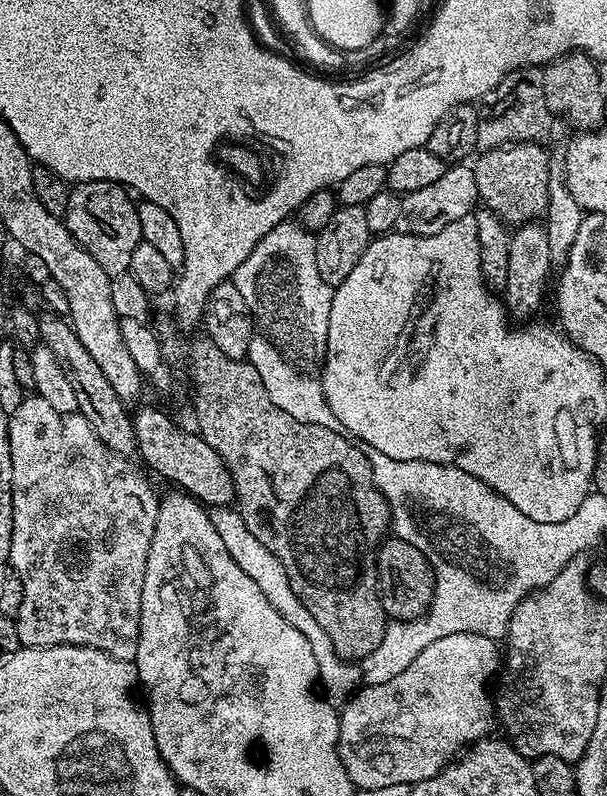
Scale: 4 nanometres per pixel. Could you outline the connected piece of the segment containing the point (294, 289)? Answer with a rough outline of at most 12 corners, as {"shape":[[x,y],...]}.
{"shape":[[274,226],[231,281],[270,402],[336,428],[320,381],[334,288],[316,236]]}

